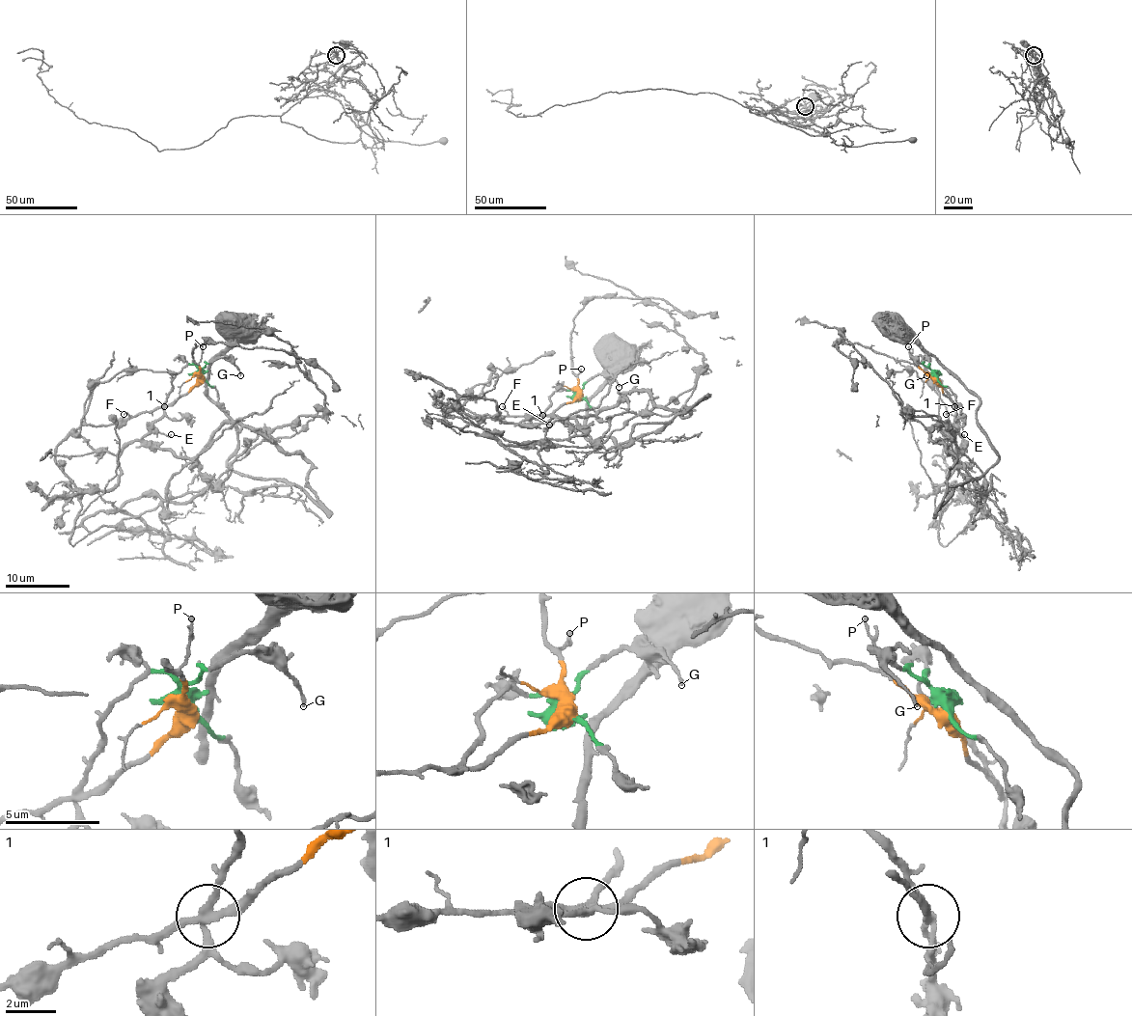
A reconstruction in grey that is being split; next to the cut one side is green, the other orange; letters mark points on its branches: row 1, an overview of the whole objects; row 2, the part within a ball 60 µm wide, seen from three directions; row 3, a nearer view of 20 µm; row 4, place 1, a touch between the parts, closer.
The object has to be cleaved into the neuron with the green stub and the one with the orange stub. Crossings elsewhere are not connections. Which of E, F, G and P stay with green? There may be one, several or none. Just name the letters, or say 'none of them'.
E, G

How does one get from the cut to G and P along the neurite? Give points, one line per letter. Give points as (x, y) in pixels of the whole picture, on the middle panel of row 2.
G: (578, 395), (585, 384), (599, 374), (609, 374), (619, 387)
P: (578, 395), (577, 375), (580, 370)

